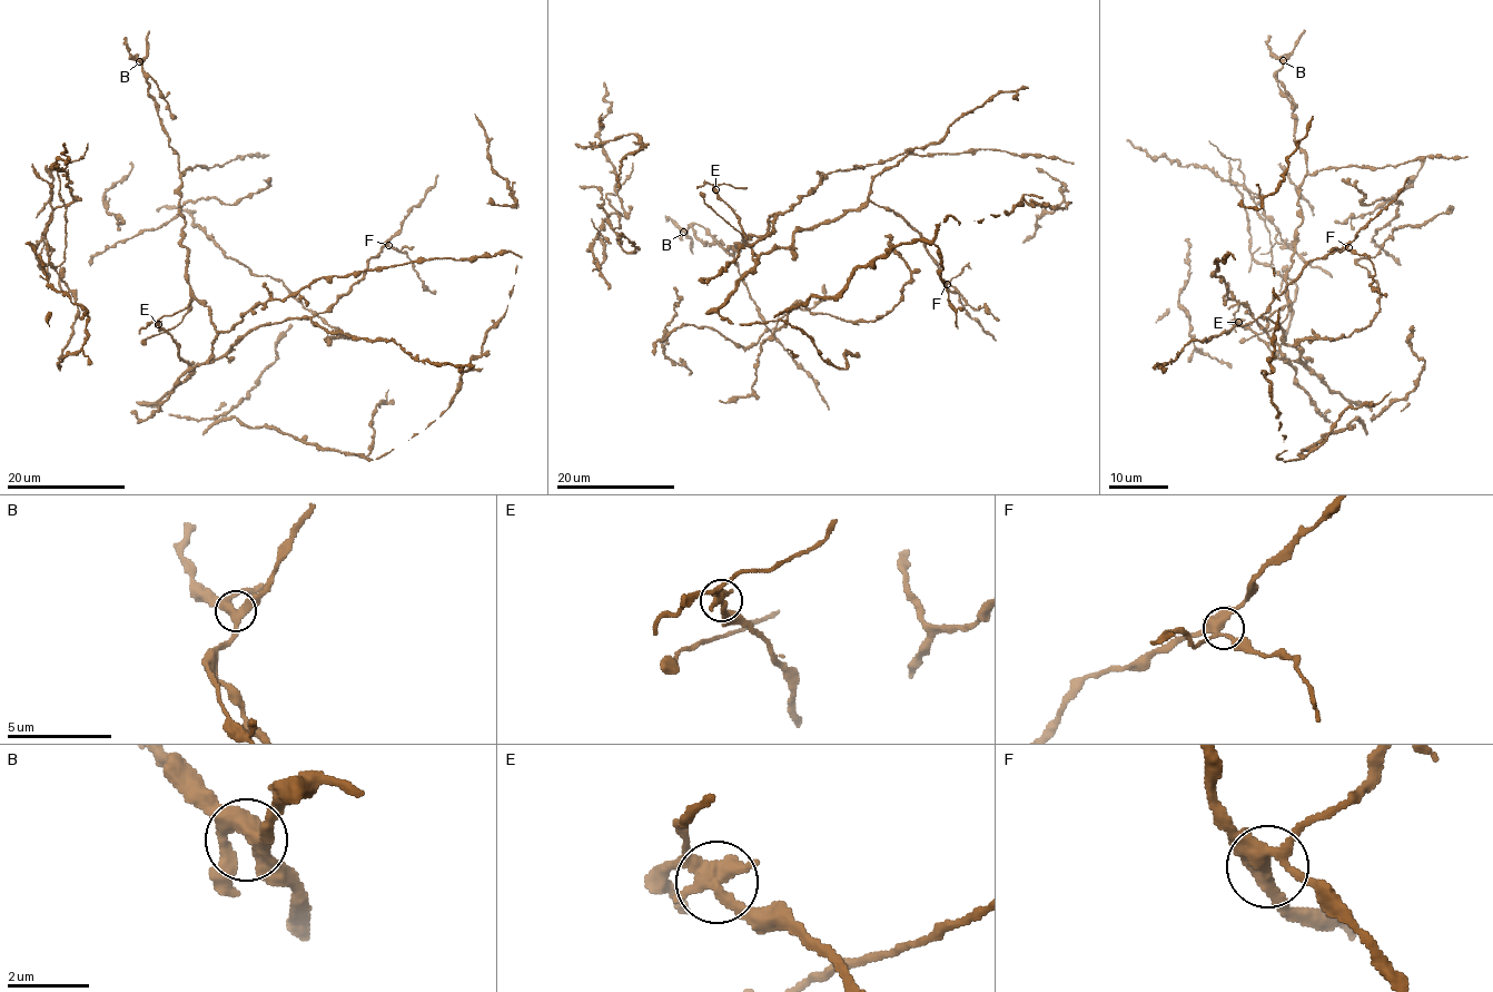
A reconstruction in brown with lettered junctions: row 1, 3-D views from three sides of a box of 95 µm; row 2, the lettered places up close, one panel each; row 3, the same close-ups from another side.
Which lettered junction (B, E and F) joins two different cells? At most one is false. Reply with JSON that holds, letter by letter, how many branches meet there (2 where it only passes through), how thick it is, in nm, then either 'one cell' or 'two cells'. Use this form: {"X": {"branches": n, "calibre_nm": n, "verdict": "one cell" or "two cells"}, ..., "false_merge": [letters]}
{"B": {"branches": 4, "calibre_nm": 400, "verdict": "one cell"}, "E": {"branches": 4, "calibre_nm": 340, "verdict": "two cells"}, "F": {"branches": 4, "calibre_nm": 360, "verdict": "one cell"}, "false_merge": ["E"]}

